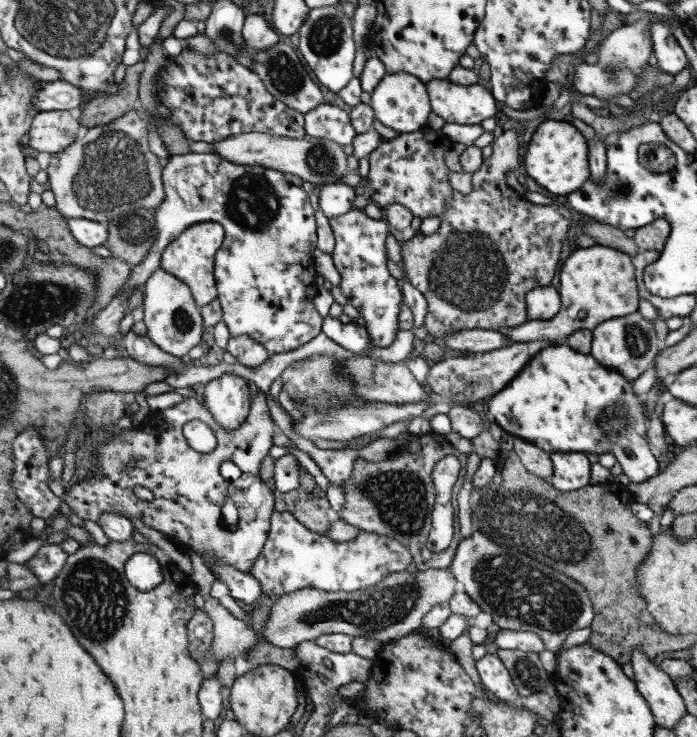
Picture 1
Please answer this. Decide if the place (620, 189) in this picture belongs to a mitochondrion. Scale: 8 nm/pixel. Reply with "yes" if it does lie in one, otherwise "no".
yes

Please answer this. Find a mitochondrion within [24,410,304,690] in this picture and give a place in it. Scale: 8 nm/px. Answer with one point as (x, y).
(95, 600)

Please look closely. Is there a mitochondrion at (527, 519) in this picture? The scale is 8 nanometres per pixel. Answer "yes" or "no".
yes

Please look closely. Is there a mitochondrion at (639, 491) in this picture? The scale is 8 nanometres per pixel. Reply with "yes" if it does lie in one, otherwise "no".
no

